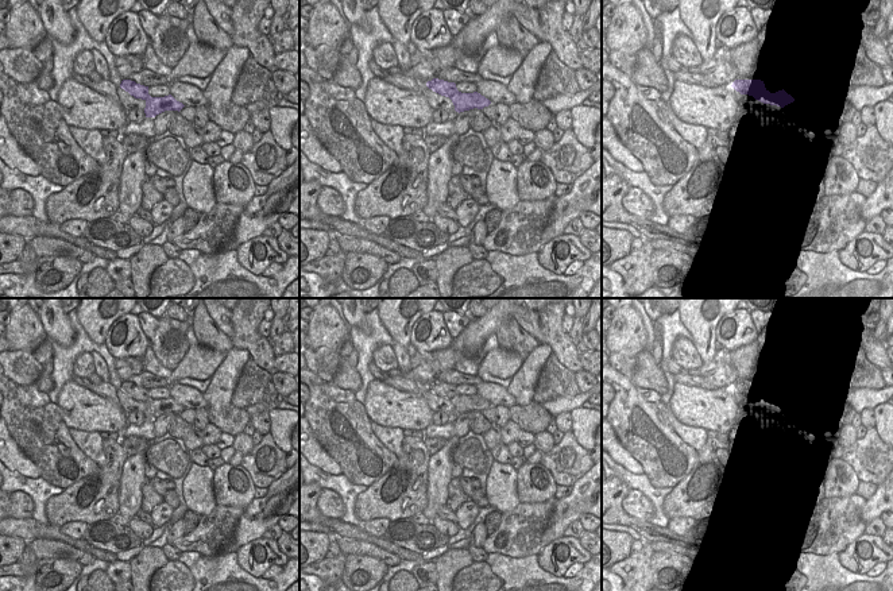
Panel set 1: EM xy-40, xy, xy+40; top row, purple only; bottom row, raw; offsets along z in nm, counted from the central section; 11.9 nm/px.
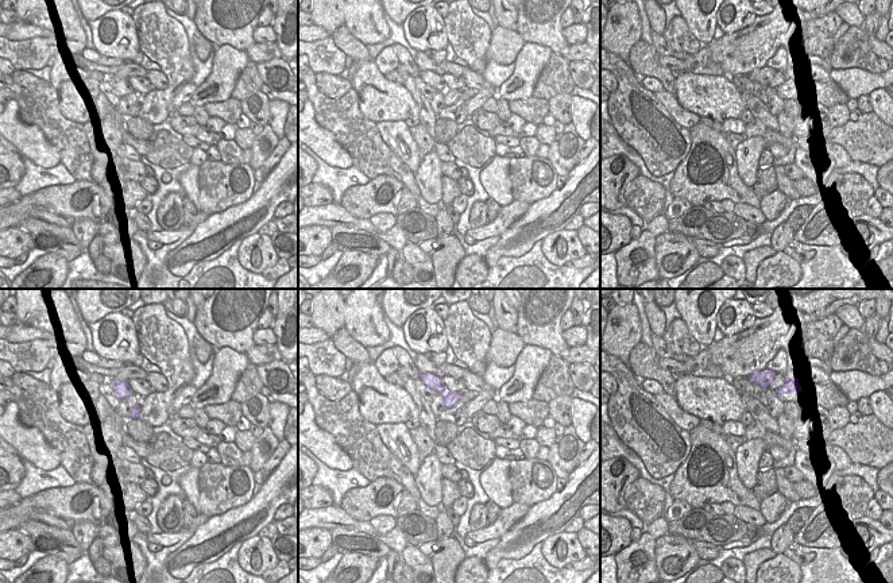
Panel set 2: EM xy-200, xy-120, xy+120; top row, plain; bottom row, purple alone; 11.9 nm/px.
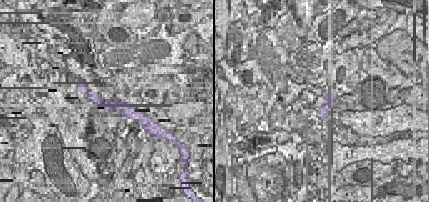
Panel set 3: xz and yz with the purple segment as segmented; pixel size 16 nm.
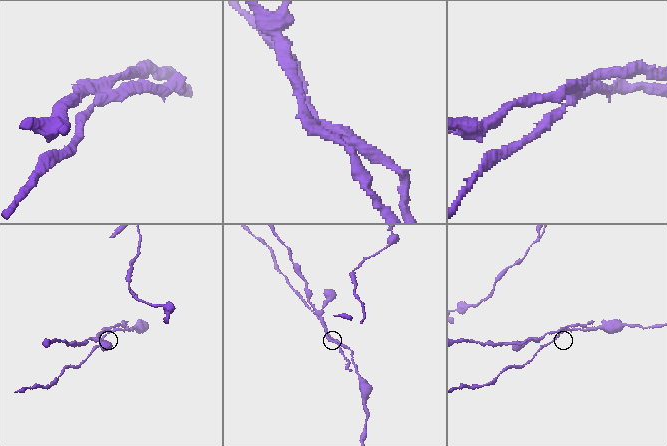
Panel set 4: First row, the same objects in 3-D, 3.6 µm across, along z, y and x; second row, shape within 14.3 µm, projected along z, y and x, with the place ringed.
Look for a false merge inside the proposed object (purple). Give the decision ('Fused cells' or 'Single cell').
Fused cells

